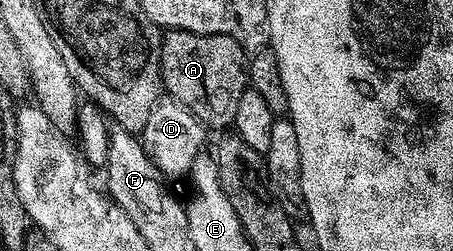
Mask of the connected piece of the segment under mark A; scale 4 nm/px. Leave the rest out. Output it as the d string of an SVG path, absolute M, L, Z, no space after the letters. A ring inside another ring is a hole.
M168 30L161 39L161 83L164 92L187 107L202 125L224 130L232 126L235 107L239 107L239 99L243 99L243 91L249 85L247 50L231 35Z

